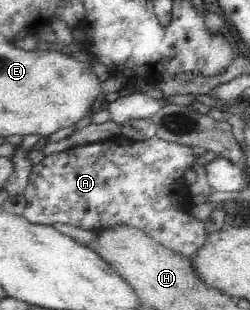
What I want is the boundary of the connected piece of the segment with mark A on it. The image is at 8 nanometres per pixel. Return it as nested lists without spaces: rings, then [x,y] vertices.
[[[155,135],[146,141],[130,142],[124,138],[124,144],[94,142],[50,154],[35,164],[30,172],[30,183],[24,193],[27,204],[23,217],[32,224],[50,226],[54,222],[60,222],[84,230],[93,230],[101,226],[130,225],[144,231],[151,239],[166,248],[191,258],[207,239],[206,223],[194,217],[188,209],[192,197],[184,179],[184,172],[194,163],[196,152],[192,146],[162,140]]]

